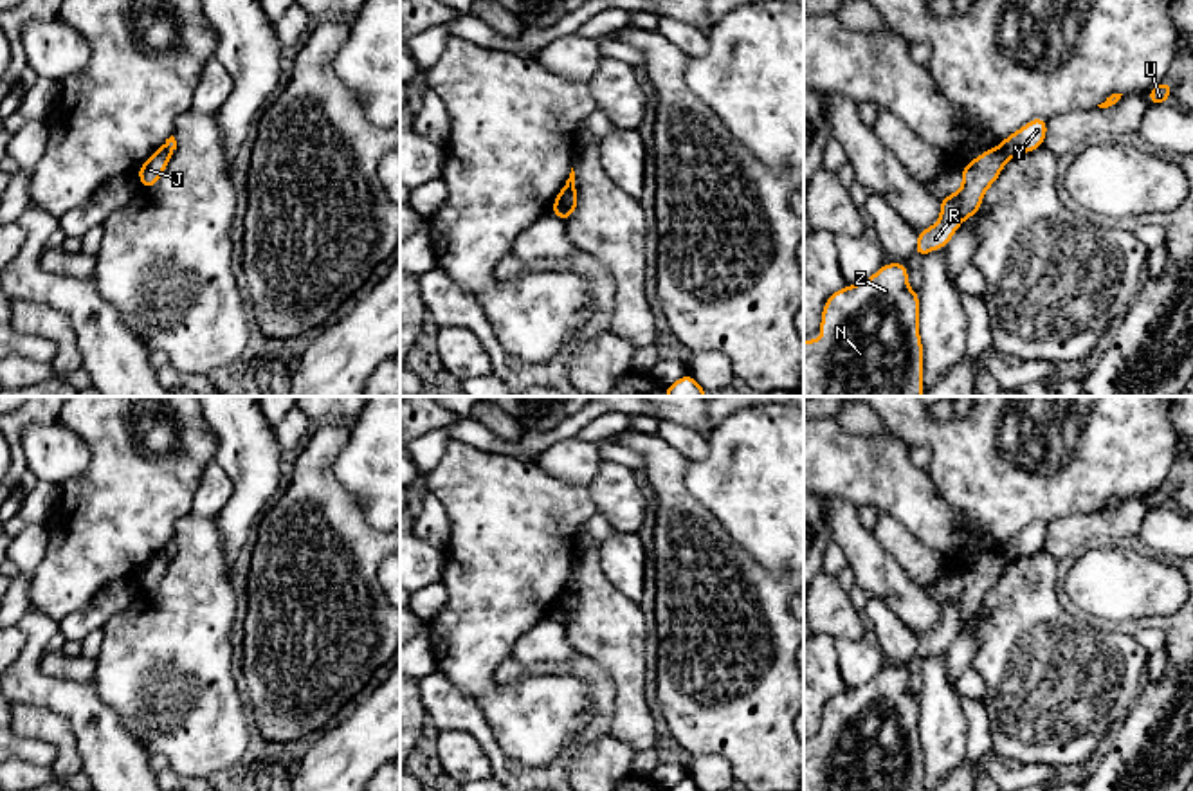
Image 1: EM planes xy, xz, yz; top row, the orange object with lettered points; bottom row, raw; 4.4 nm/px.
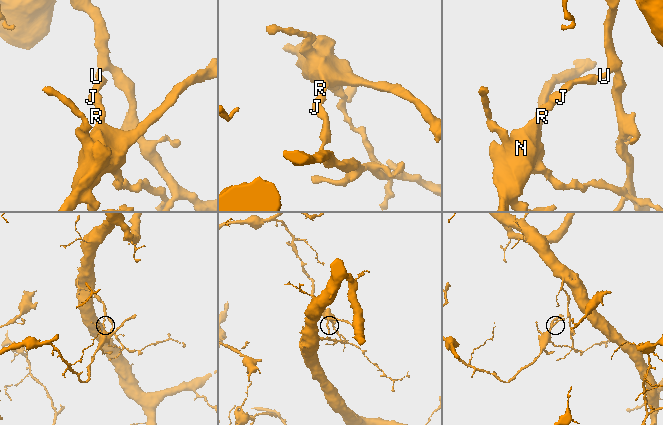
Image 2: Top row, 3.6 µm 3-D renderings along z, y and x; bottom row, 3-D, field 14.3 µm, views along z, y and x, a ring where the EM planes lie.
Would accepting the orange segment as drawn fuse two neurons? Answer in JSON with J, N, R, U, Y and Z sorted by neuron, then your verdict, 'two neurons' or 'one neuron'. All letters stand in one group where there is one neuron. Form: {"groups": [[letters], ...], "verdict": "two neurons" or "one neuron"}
{"groups": [["J", "N", "R", "Z"], ["U", "Y"]], "verdict": "two neurons"}

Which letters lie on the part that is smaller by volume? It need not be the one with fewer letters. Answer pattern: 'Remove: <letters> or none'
Remove: J, N, R, Z

